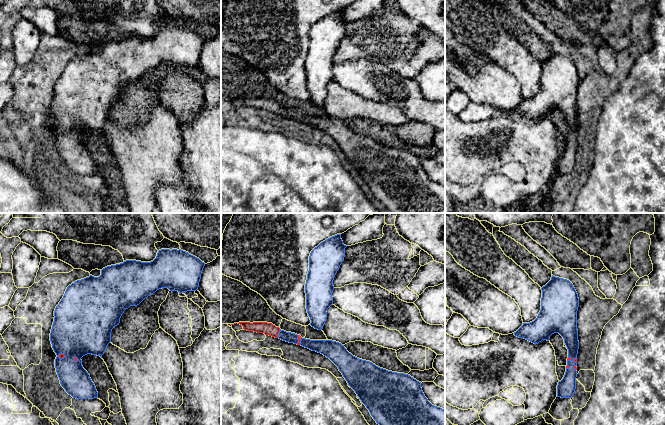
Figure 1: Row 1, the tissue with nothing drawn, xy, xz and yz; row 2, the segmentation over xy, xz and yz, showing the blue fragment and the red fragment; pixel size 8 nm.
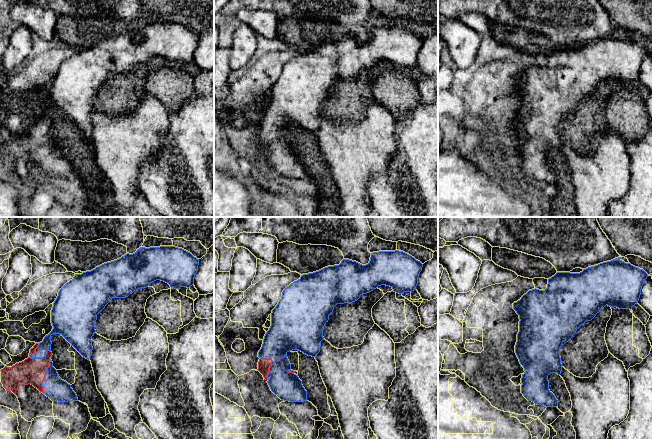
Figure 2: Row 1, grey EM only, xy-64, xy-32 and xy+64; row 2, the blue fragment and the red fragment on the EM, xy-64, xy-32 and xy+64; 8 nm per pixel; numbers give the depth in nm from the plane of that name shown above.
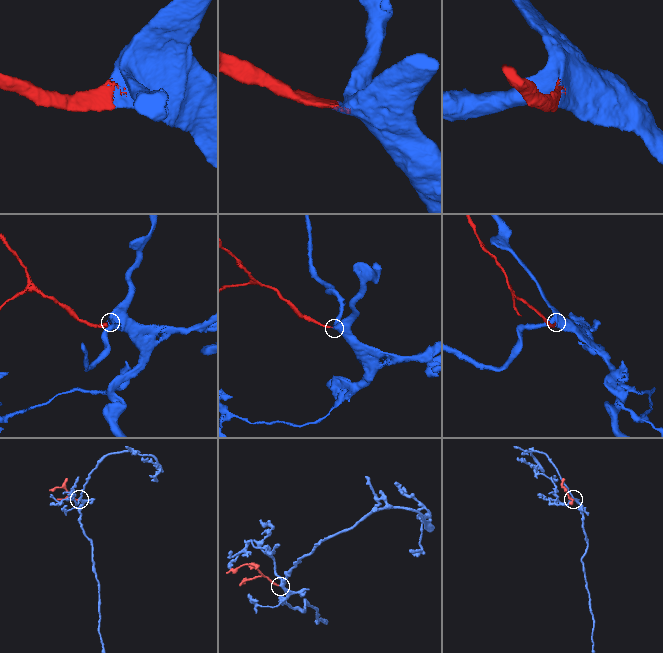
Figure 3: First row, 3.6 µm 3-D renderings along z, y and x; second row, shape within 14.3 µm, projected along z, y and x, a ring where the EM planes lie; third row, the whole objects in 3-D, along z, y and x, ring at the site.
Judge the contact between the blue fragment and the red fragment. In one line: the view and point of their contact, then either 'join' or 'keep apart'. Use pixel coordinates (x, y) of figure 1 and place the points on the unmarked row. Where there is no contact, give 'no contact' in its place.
contact xz (279, 109); join

